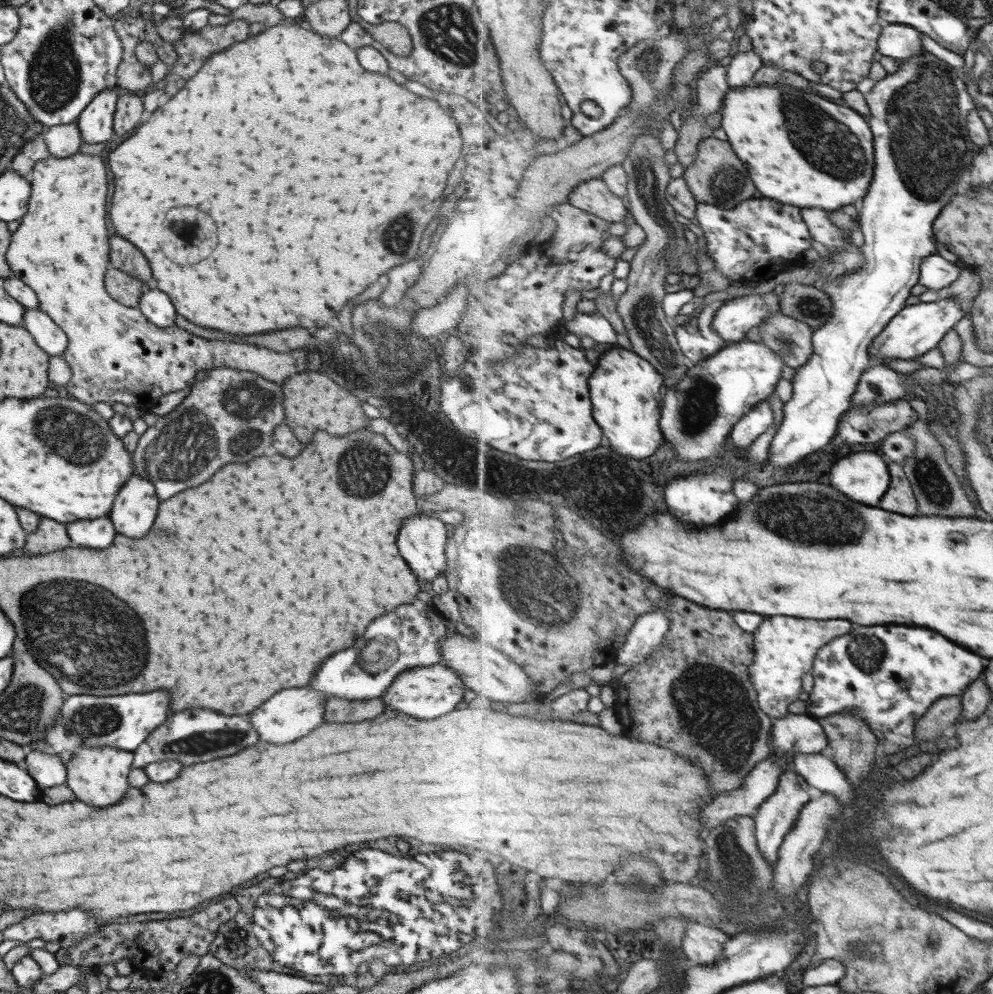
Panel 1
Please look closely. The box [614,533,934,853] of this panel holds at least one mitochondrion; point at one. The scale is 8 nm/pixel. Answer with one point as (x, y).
(711, 707)

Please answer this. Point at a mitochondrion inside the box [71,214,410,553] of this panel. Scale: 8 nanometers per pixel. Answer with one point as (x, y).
(192, 442)

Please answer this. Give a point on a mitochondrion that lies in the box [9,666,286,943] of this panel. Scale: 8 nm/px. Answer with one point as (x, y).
(88, 722)

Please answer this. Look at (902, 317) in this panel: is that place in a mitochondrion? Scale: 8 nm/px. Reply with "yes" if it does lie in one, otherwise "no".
no

